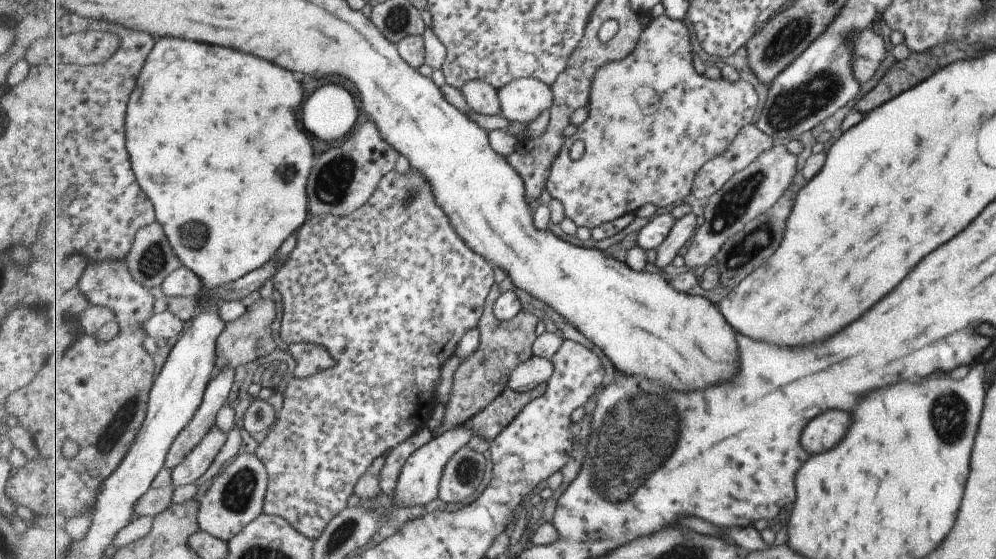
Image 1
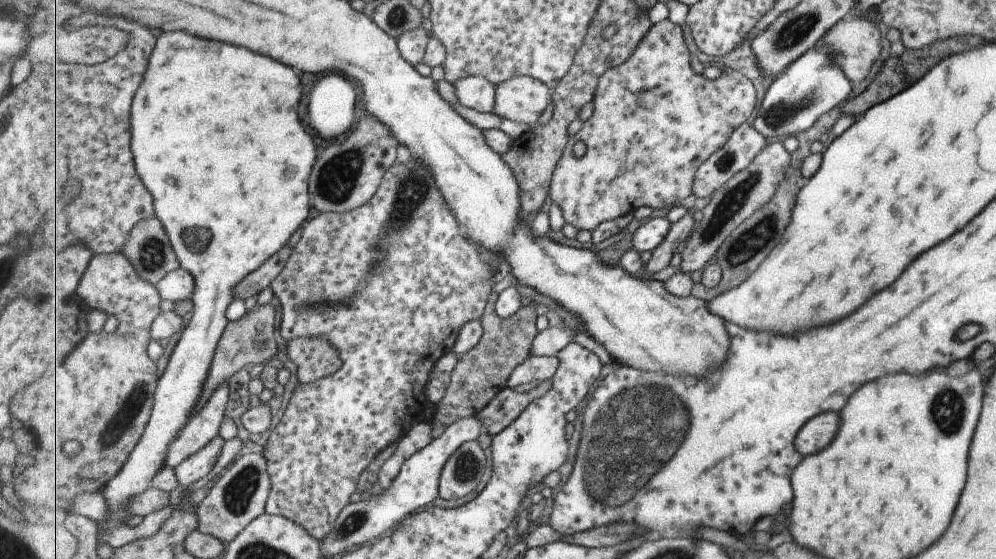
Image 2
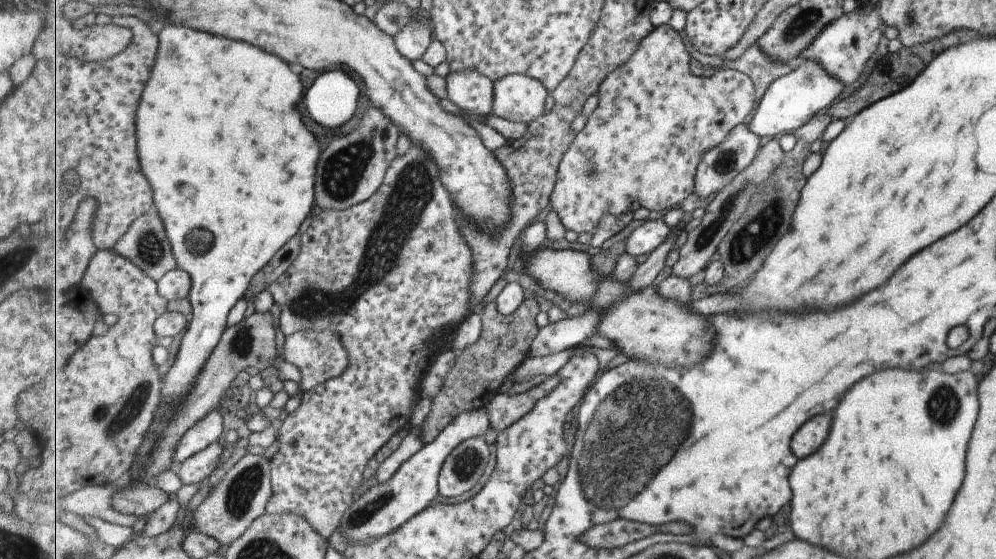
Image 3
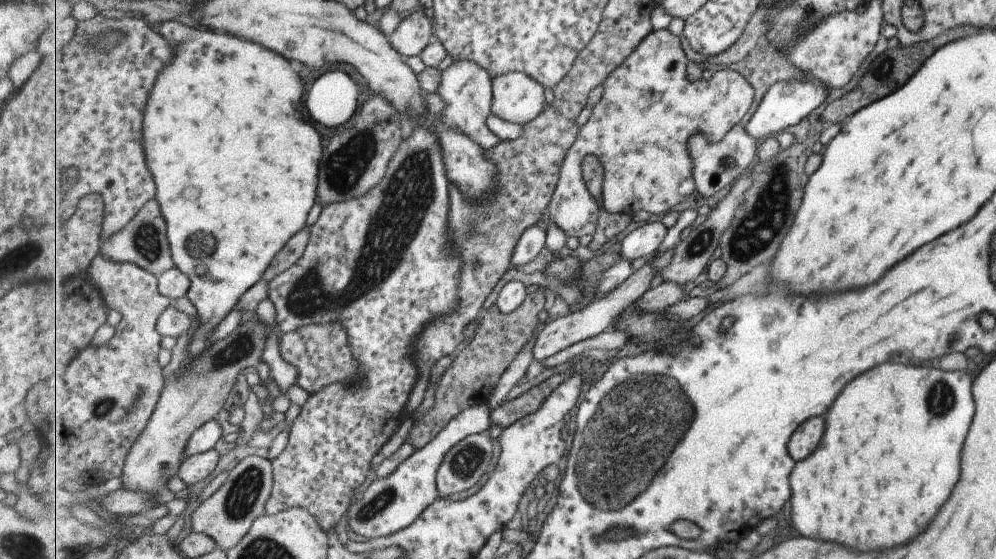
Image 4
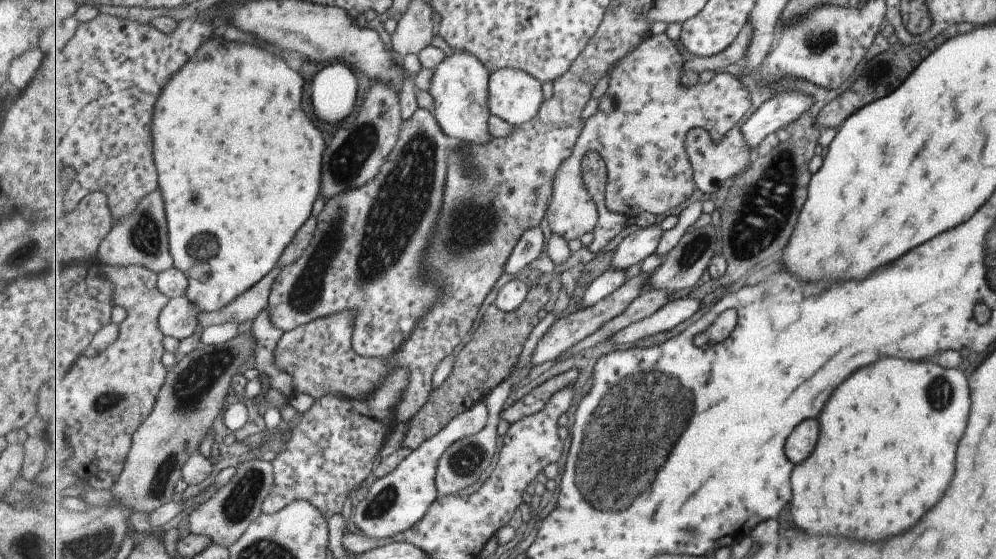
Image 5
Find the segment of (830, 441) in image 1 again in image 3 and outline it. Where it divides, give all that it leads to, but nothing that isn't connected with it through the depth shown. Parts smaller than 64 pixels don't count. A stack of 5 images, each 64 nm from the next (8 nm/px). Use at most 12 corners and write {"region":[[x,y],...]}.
{"region":[[829,414],[809,420],[793,438],[799,460],[811,456],[825,440]]}

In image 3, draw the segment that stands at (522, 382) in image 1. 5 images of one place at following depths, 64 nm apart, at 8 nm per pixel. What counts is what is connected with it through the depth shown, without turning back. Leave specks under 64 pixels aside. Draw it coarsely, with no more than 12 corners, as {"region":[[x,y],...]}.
{"region":[[571,349],[527,357],[513,382],[532,376],[552,377],[571,358]]}

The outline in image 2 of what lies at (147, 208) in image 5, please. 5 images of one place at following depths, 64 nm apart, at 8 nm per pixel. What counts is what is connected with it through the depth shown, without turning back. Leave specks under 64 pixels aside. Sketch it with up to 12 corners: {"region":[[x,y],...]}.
{"region":[[157,215],[133,229],[122,253],[156,287],[181,267]]}

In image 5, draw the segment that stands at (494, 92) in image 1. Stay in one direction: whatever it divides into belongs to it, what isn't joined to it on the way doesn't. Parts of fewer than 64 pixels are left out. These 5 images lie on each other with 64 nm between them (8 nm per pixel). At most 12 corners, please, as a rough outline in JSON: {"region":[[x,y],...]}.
{"region":[[470,51],[433,70],[433,114],[455,143],[492,141],[491,72]]}

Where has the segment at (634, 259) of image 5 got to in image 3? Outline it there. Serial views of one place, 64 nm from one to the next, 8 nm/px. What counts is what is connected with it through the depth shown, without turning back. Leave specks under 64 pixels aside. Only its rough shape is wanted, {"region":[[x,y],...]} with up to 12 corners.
{"region":[[645,220],[627,241],[631,256],[651,254],[669,237],[665,220]]}

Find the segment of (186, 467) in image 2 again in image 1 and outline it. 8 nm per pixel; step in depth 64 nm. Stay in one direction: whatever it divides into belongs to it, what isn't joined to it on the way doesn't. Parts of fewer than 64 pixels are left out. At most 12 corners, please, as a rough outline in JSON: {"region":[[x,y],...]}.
{"region":[[213,430],[171,469],[172,485],[197,482],[213,466],[227,433]]}

